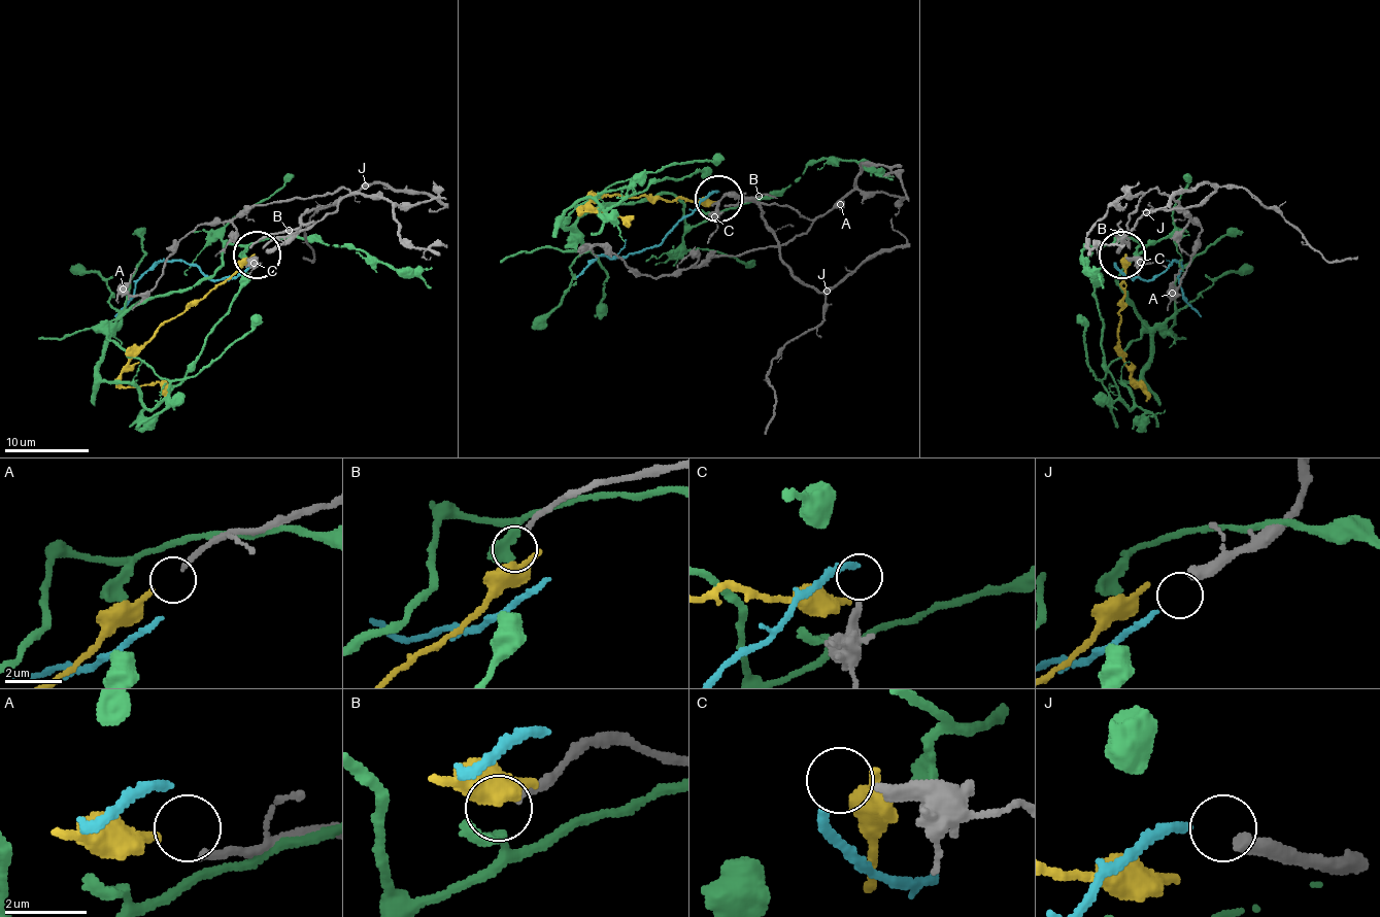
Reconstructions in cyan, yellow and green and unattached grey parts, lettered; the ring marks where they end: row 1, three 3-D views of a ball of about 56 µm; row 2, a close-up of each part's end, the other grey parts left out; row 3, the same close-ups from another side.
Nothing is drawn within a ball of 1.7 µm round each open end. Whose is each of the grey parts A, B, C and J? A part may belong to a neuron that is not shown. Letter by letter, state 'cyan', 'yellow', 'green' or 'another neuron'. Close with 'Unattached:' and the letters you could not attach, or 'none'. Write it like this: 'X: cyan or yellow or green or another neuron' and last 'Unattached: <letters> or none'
A: yellow
B: another neuron
C: another neuron
J: cyan
Unattached: B, C

